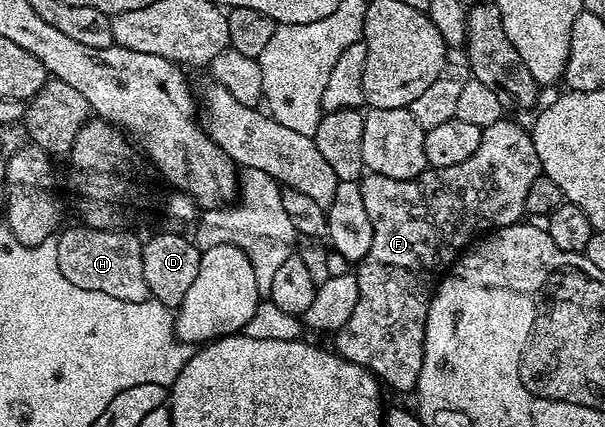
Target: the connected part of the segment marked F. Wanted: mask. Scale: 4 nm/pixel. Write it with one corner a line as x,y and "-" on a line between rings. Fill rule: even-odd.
501,120
483,127
480,147
466,160
462,160
462,164
454,164
450,168
438,168
437,170
429,168
424,170
418,177
411,178
410,180
390,180
390,176
382,176
381,174
373,174
371,172
365,173
359,179
360,187
362,188
362,201
366,204
366,213
370,215
370,224
374,228
374,240
370,240
370,252
366,252
364,259
355,267
354,273
358,280
358,292
360,293
358,304
354,306
354,312
350,312
350,320
346,320
346,324
342,324
342,328
335,331
336,346
334,345
334,350
341,358
350,360
359,366
365,366
371,374
376,375
377,379
387,389
389,386
392,390
415,391
418,382
418,372
422,368
424,329
426,328
428,309
440,279
444,277
452,263
460,257
463,251
468,249
473,239
481,232
491,232
493,230
501,230
504,226
513,226
515,222
521,221
525,217
526,191
530,189
530,184
534,184
534,180
542,171
540,169
540,161
538,160
538,152
534,152
534,140
531,133
525,127
523,130
518,123
508,121

